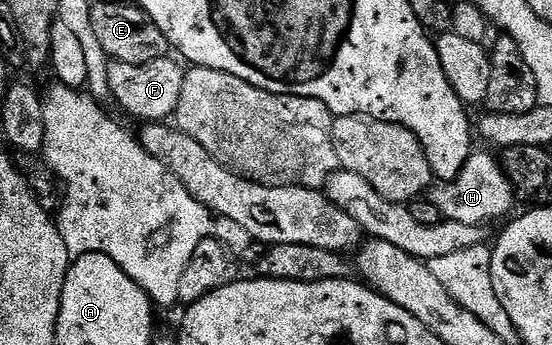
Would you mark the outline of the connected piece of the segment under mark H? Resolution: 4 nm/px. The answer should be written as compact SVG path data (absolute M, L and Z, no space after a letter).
M474 152L470 154L463 172L455 176L455 180L440 183L432 191L431 201L435 204L435 208L439 208L442 219L485 226L496 218L503 217L512 206L515 206L515 195L500 161L494 155L492 158L489 154Z

